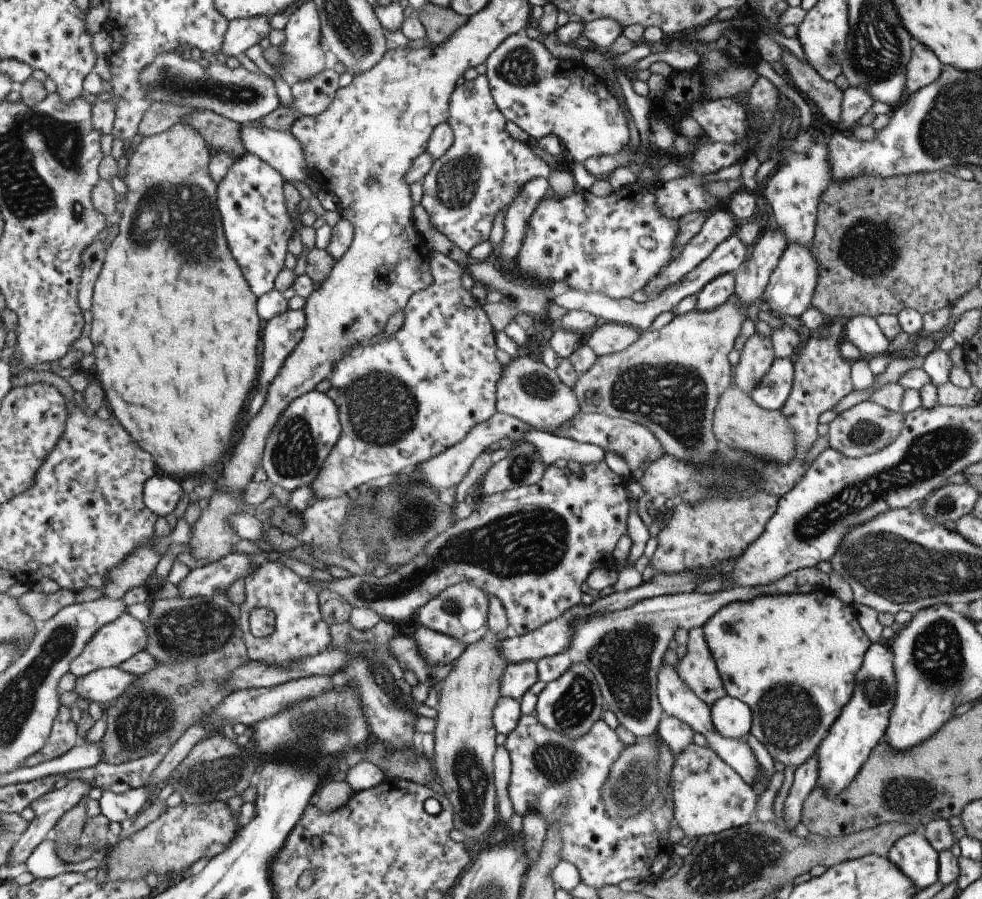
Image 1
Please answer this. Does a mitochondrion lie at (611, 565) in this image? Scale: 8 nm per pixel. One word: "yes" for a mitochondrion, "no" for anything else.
no

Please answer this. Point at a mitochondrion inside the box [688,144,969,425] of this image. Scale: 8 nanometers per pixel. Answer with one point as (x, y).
(872, 246)

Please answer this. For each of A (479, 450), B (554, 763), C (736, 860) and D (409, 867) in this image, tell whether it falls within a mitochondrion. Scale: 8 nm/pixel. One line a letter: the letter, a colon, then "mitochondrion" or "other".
A: other
B: mitochondrion
C: mitochondrion
D: other

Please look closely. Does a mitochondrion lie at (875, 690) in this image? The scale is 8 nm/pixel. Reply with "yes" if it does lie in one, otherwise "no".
yes

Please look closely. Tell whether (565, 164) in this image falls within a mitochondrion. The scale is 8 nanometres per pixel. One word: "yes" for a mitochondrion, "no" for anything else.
no

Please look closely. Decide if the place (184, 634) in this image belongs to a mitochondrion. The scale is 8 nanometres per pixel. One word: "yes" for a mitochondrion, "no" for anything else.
yes

